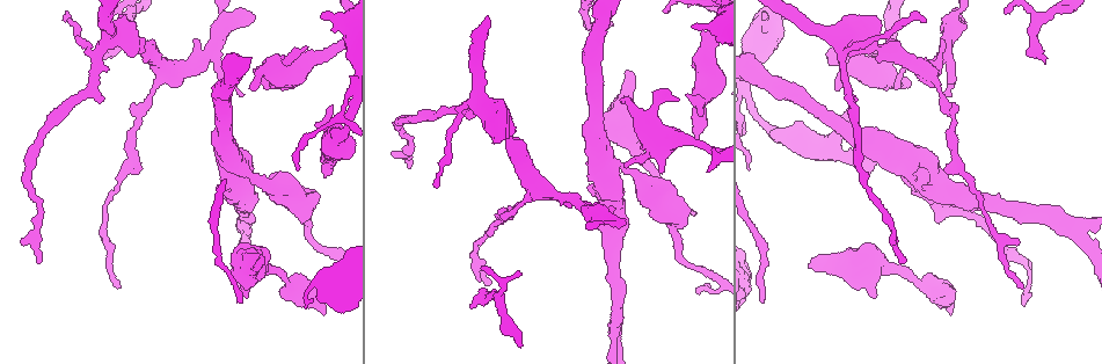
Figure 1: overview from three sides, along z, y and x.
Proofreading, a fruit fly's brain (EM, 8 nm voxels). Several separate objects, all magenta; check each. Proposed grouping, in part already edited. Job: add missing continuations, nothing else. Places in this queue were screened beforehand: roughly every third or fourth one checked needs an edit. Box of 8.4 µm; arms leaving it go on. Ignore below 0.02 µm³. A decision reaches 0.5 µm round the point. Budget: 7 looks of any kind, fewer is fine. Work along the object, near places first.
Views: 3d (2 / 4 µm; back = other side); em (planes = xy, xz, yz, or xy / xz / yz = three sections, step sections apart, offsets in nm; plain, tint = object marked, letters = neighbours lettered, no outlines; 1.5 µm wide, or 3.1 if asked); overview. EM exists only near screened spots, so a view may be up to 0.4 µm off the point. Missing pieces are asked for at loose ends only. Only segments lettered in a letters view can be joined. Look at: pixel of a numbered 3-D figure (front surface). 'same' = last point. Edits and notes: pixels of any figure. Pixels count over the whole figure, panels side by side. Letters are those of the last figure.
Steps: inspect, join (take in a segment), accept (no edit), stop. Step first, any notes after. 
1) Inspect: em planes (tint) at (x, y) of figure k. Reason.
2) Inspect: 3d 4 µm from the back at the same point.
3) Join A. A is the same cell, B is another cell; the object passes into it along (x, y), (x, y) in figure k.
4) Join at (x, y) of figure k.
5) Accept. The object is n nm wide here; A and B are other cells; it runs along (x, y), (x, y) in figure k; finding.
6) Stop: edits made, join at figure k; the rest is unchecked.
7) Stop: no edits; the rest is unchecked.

Inspect: 3d 2 µm at (408, 168) of figure 1. Long arm stops here.

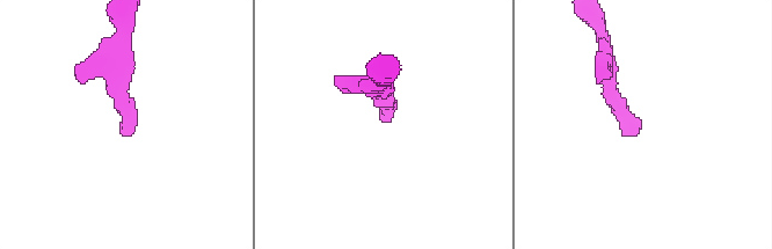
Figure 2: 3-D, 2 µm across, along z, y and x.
Inspect: em xy step 4 (letters) at (638, 133) of figure 2.

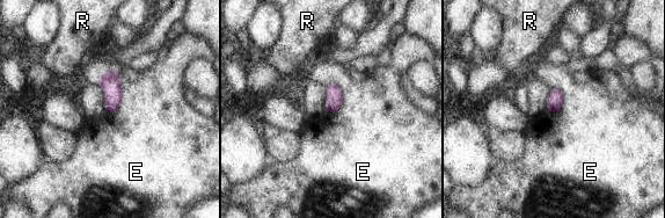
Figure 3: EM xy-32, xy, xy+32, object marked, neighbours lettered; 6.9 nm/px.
Accept. E and R are other cells; a border runs along (334, 82), (342, 104), (329, 113) in figure 3; none of them fits.

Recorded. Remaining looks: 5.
Inspect: em planes (letters) at (910, 84) of figure 1. Branch stops here.

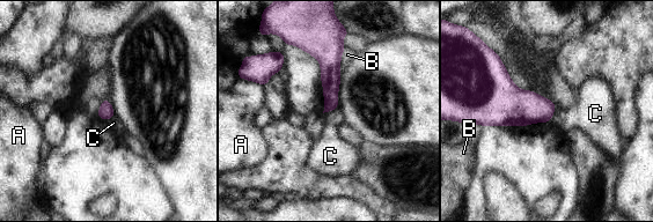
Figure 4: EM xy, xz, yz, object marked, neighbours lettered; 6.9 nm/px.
Accept. A, B and C are other cells; no lettered segment goes on from it.

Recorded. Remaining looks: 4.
Inspect: em planes (letters) at (809, 264) of figure 1. An open end.

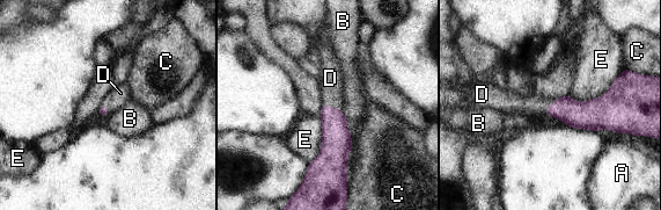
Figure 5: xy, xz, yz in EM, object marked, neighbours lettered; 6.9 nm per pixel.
Join D. D is the same cell, A, B, C and E are other cells; the neuron continues.

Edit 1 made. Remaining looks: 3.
Stop: edits made, join at figure 5; the rest is unchecked.

